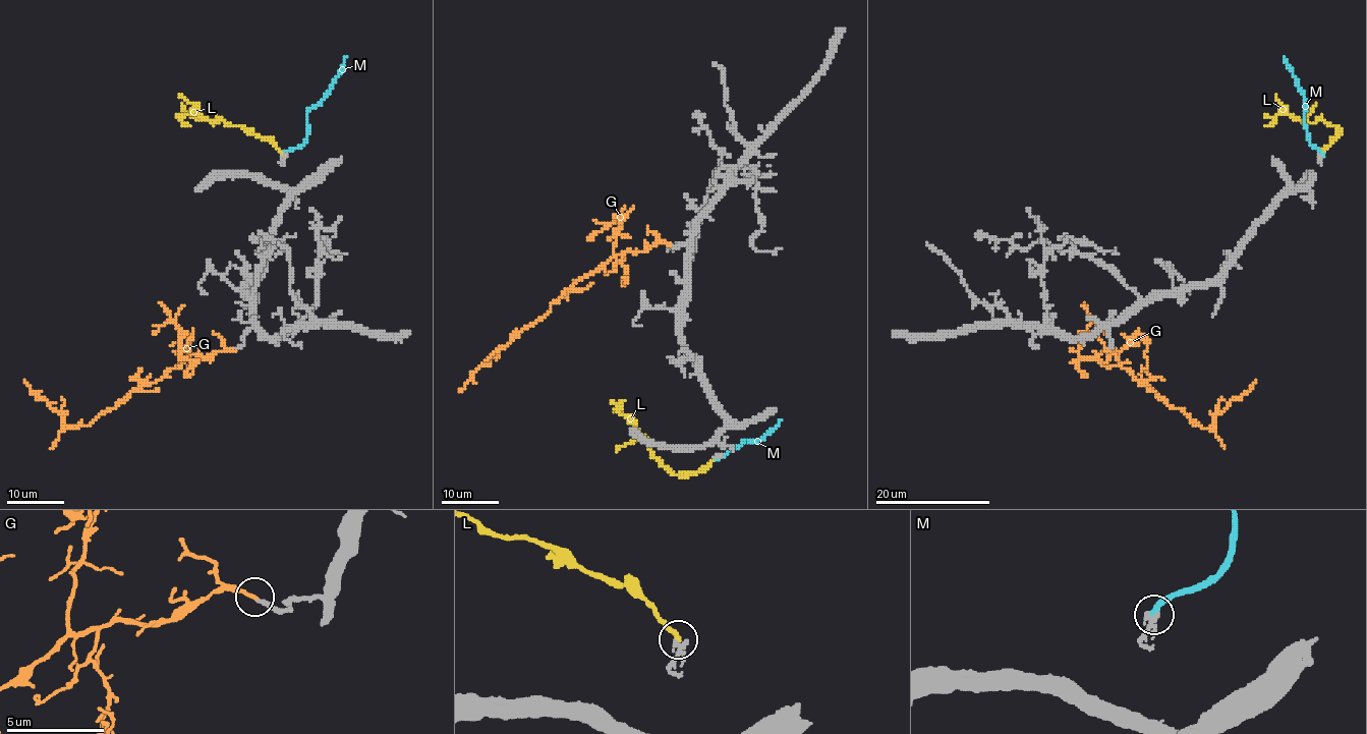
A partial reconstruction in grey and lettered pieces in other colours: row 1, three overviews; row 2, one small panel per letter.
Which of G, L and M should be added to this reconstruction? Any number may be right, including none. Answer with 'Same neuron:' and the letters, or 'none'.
Same neuron: G

